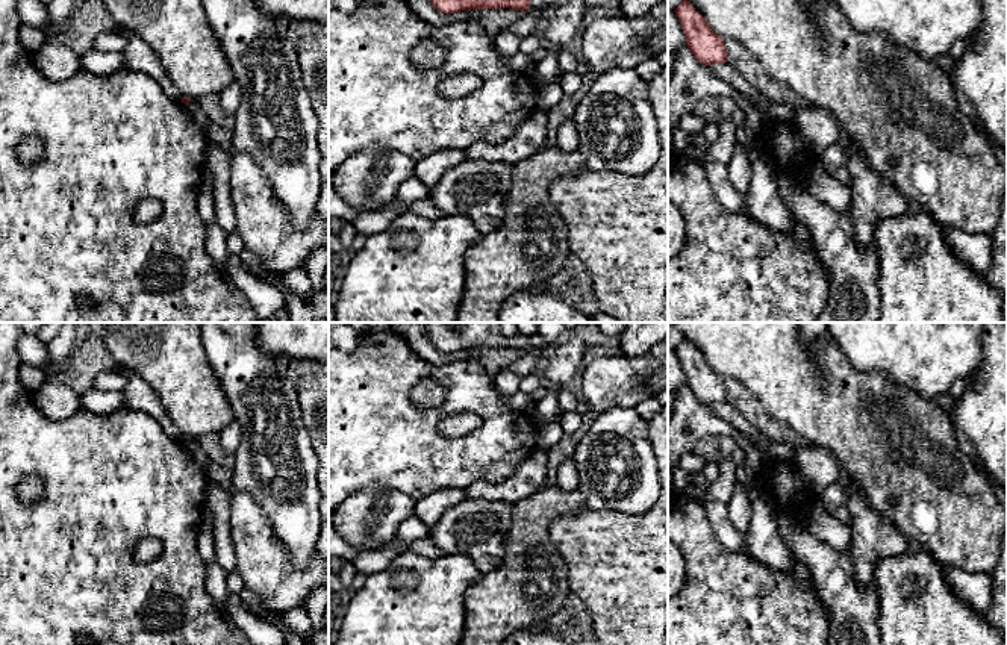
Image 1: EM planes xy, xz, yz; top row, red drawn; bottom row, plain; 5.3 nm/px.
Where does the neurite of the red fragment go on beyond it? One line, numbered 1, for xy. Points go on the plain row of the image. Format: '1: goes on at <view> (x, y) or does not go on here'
1: does not go on here

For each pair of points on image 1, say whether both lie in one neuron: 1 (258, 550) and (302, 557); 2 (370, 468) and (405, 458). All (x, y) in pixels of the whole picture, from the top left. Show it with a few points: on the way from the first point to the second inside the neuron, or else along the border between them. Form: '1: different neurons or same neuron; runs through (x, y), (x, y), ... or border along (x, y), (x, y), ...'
1: different neurons; border along (270, 526), (288, 559), (305, 570)
2: same neuron; runs through (379, 459), (395, 458)

